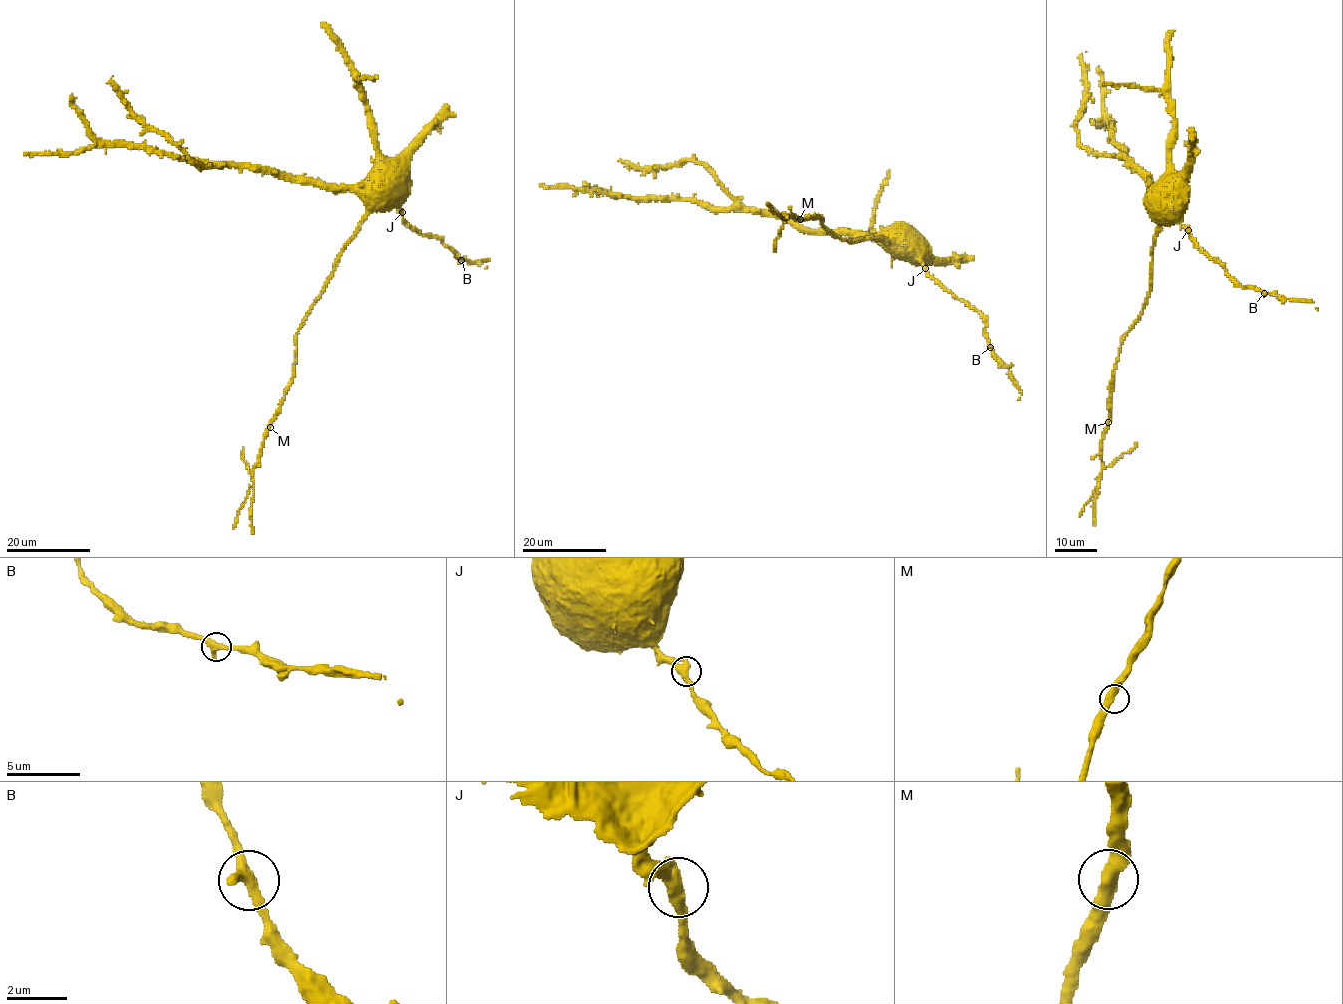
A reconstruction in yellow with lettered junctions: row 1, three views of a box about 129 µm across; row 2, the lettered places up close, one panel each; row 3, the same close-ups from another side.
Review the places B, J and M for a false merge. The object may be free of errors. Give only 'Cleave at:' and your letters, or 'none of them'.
Cleave at: none of them

